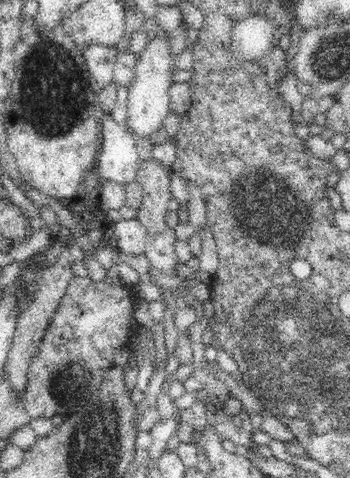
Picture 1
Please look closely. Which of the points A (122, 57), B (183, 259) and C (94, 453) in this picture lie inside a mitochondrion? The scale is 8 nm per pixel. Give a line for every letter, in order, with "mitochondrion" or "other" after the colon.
A: other
B: other
C: mitochondrion

